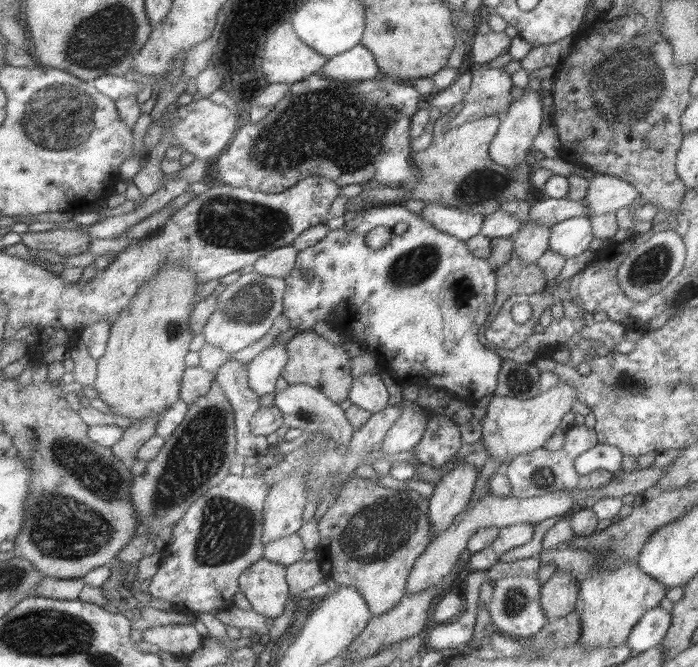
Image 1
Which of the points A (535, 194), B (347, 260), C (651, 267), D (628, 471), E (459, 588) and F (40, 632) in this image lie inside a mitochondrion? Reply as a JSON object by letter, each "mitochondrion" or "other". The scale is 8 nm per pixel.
{"A":"other","B":"other","C":"mitochondrion","D":"other","E":"other","F":"mitochondrion"}

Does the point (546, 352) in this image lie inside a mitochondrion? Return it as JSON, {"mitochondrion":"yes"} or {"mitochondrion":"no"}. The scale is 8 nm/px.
{"mitochondrion":"no"}

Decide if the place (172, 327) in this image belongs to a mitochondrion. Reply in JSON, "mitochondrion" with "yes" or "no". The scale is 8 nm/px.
{"mitochondrion":"yes"}

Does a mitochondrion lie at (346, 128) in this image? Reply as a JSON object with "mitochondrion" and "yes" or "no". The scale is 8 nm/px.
{"mitochondrion":"yes"}

